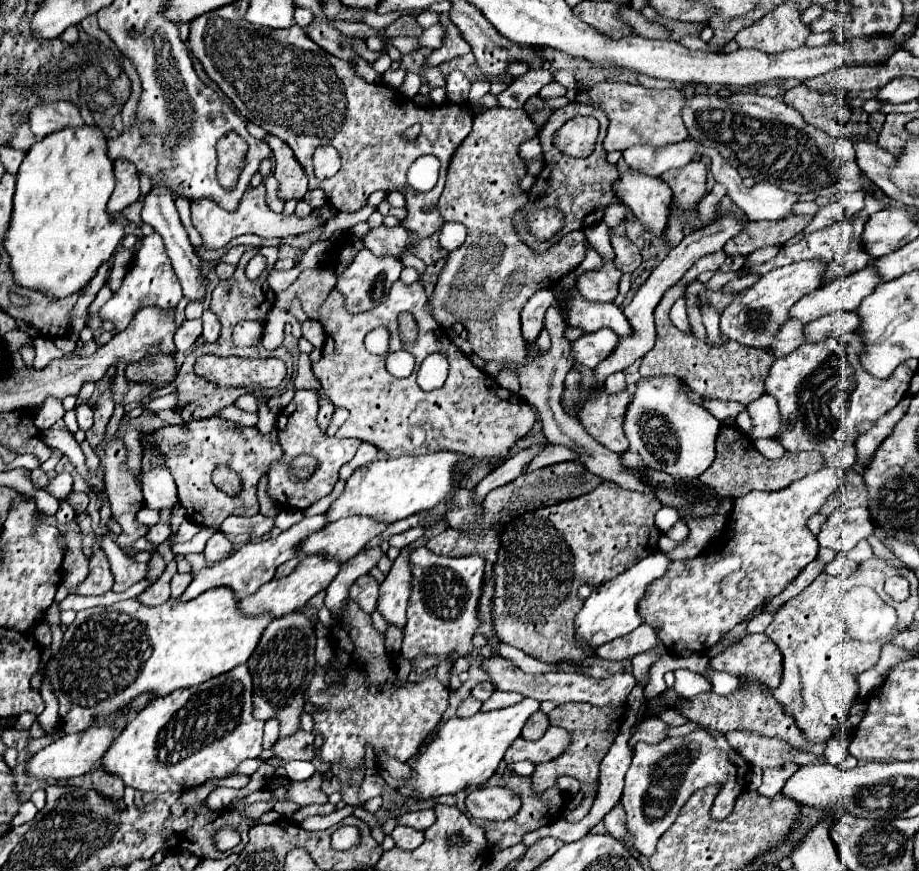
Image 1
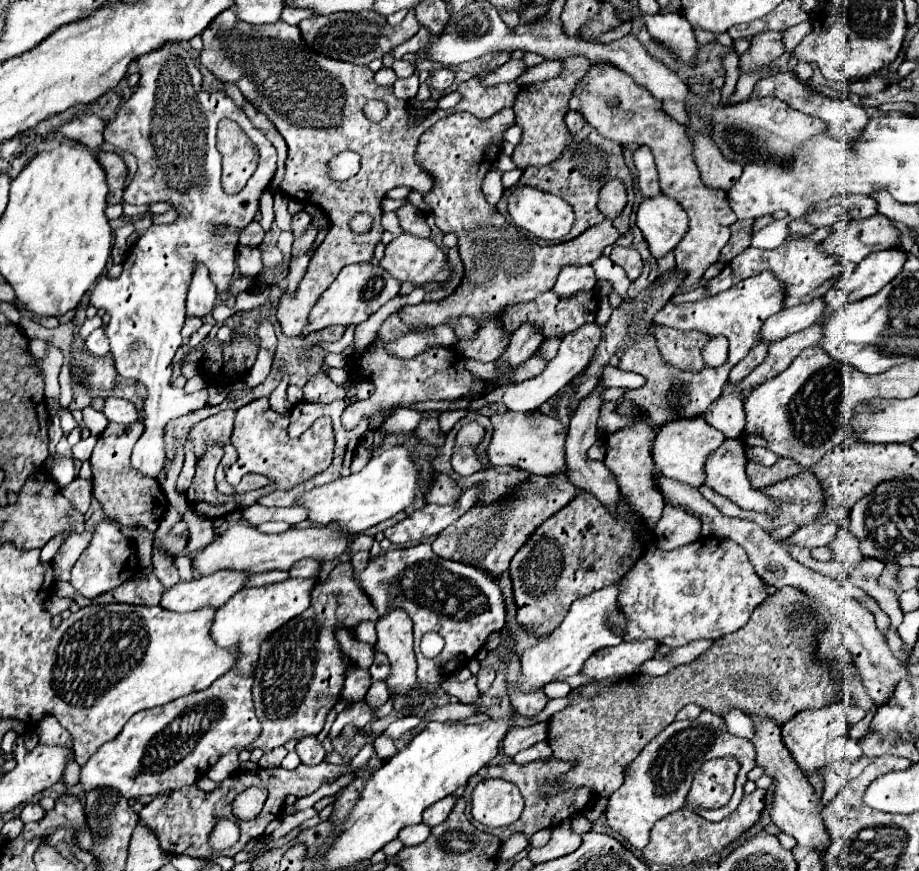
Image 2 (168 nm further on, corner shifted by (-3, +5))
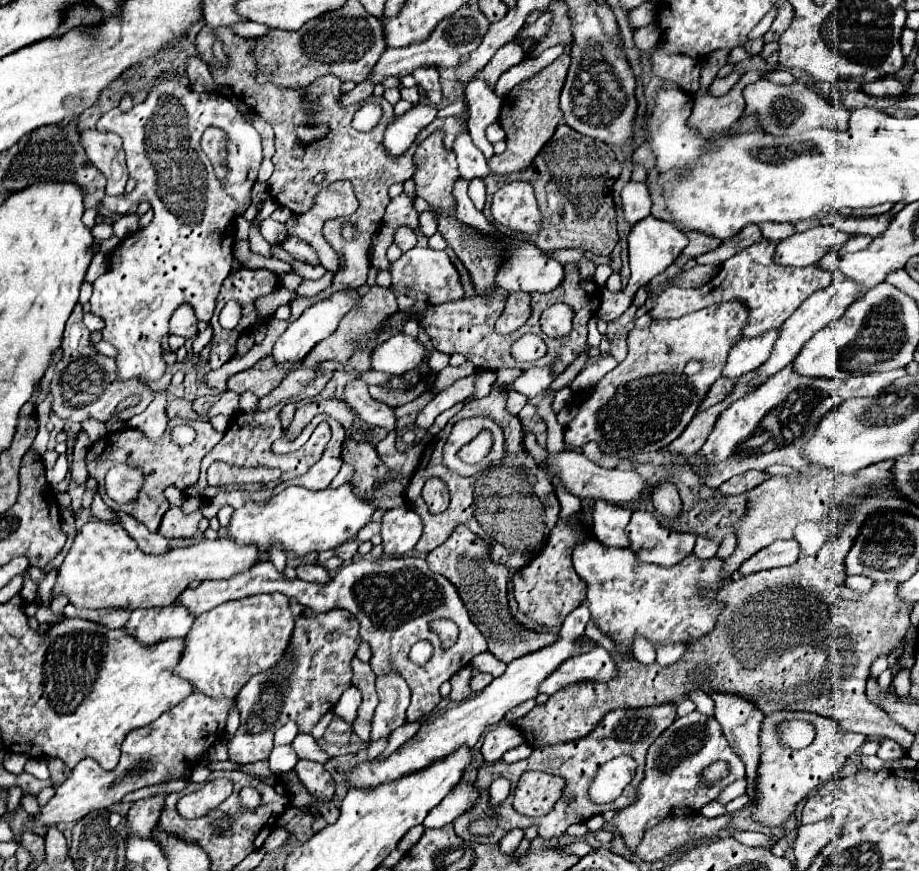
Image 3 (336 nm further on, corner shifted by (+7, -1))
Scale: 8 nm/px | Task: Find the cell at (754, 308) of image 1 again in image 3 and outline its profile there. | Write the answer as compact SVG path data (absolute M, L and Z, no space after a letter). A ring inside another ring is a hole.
M734 300L702 308L678 320L652 320L650 326L642 330L632 328L628 332L628 356L614 370L610 370L588 396L574 400L574 404L580 406L580 412L566 426L564 440L574 448L582 448L586 442L598 442L602 452L612 454L620 460L636 458L640 452L666 448L686 430L702 400L706 398L710 386L722 376L722 366L726 364L732 346L742 338L742 326L746 326L746 318L746 306ZM690 360L704 362L702 370L694 376L684 374L684 366Z

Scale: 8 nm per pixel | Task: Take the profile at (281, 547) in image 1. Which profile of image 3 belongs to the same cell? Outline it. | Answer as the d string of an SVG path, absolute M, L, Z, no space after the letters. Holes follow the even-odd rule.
M174 602L162 608L134 610L126 630L142 644L154 644L166 638L186 636L186 630L190 630L190 624L194 624L194 618L196 614L190 614L184 604Z

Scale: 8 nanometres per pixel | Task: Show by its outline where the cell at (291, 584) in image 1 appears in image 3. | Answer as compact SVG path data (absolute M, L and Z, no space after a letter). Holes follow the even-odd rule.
M278 592L272 594L256 594L242 600L224 602L206 614L200 614L186 634L186 648L182 660L176 668L176 674L190 680L198 692L208 694L210 698L236 698L240 688L258 672L276 664L290 640L294 628L294 618L290 614L290 600Z

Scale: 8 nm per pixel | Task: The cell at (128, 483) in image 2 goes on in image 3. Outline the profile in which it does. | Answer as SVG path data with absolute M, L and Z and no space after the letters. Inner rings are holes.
M170 420L168 422L168 428L166 428L166 434L160 442L152 442L144 436L144 432L136 430L136 428L122 428L118 432L110 432L106 434L104 438L96 440L88 454L86 454L86 464L88 464L88 472L92 478L98 480L98 486L100 486L100 494L104 490L102 486L102 478L106 476L106 472L112 468L112 466L118 466L118 464L128 464L128 466L138 466L142 472L144 472L144 482L142 482L142 490L138 492L138 498L134 502L126 502L126 504L118 504L114 500L110 500L106 494L102 494L104 502L118 510L118 512L124 512L124 514L130 514L132 518L136 518L138 522L142 522L150 532L156 532L158 526L160 526L160 520L164 516L164 512L168 510L168 500L164 498L164 490L168 486L176 486L180 490L184 490L188 484L194 484L198 480L198 474L200 474L200 462L202 458L220 442L220 438L224 436L222 432L218 432L208 420L182 420L186 424L190 424L194 430L198 430L196 434L196 440L188 446L178 446L176 442L172 442L172 428L178 424L178 420Z

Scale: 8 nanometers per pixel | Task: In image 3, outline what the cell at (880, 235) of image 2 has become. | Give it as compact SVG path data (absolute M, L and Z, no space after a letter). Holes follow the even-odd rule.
M816 226L806 232L794 234L776 246L776 262L784 266L810 266L818 264L830 250L842 250L852 234L844 234L834 226Z

